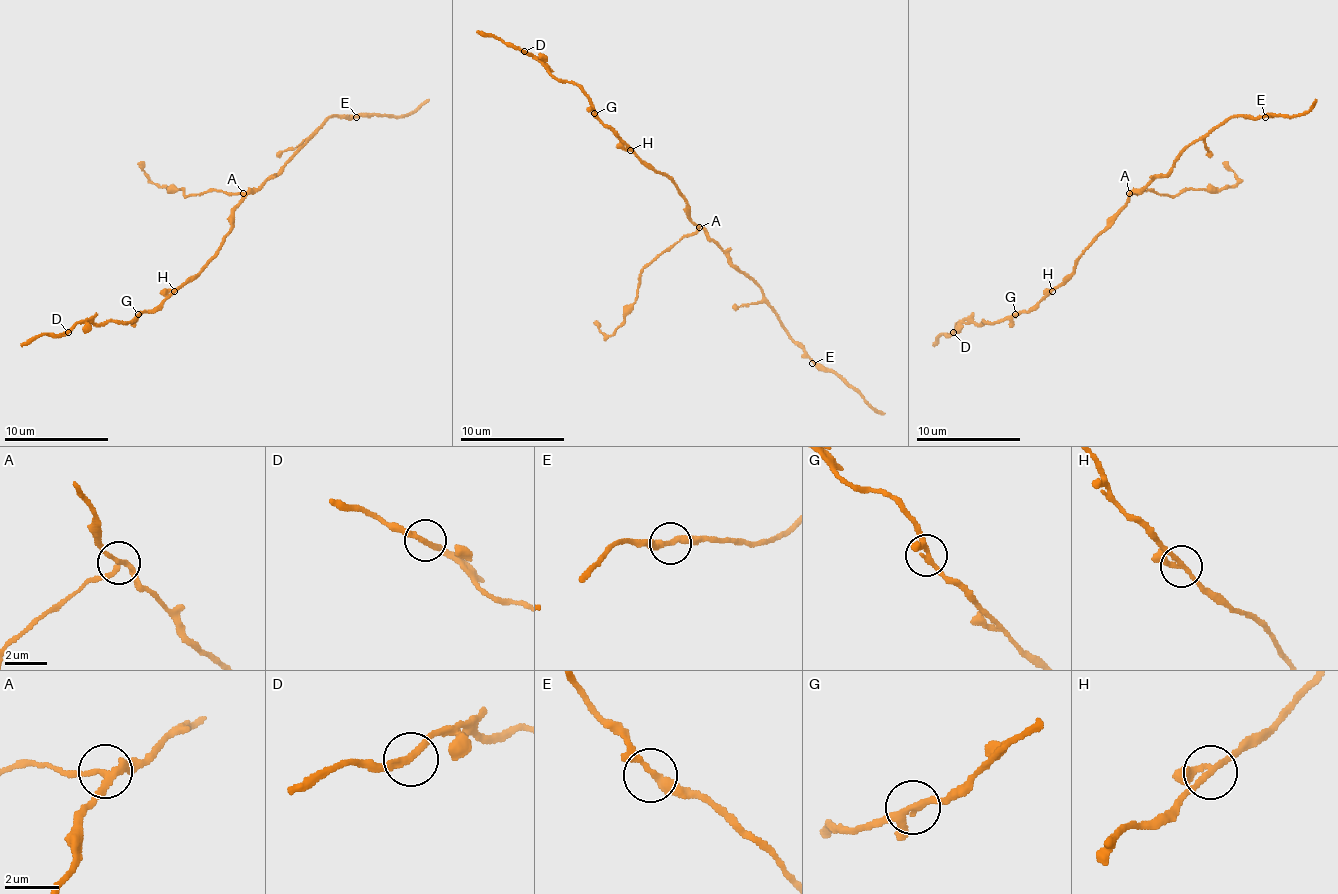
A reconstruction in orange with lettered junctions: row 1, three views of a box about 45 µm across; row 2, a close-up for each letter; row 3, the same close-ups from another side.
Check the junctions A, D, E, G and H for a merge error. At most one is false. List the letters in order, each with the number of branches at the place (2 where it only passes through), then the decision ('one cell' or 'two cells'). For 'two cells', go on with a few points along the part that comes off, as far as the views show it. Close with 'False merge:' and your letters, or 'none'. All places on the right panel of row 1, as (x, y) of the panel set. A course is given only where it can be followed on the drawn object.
A: branches 3; two cells; course (1130, 192), (1148, 189), (1174, 195), (1231, 187), (1236, 174), (1223, 161)
D: branches 2; one cell
E: branches 3; one cell
G: branches 3; one cell
H: branches 2; one cell
False merge: A

